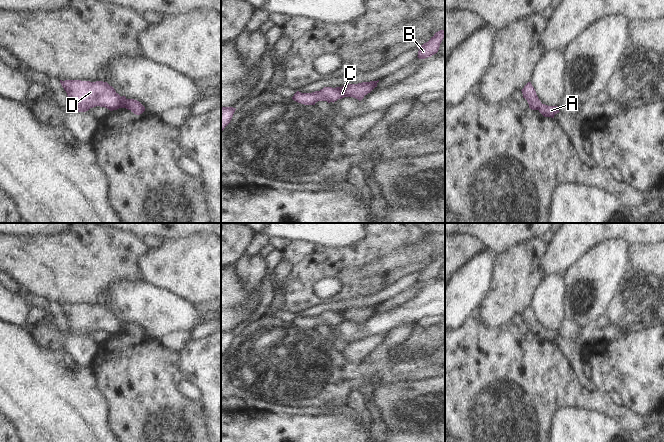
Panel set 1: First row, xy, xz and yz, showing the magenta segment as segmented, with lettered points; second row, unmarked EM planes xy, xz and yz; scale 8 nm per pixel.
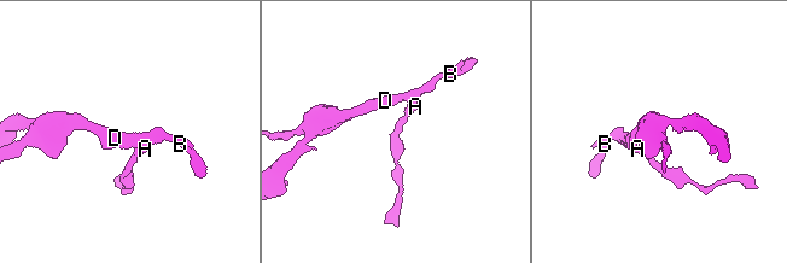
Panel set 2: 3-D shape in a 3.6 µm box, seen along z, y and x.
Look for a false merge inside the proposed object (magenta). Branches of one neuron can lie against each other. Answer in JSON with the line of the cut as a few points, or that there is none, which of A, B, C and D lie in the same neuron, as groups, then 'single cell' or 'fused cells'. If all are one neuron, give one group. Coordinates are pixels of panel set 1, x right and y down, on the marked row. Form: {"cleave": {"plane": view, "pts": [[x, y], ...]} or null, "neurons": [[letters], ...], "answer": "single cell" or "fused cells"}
{"cleave": null, "neurons": [["A", "B", "C", "D"]], "answer": "single cell"}

